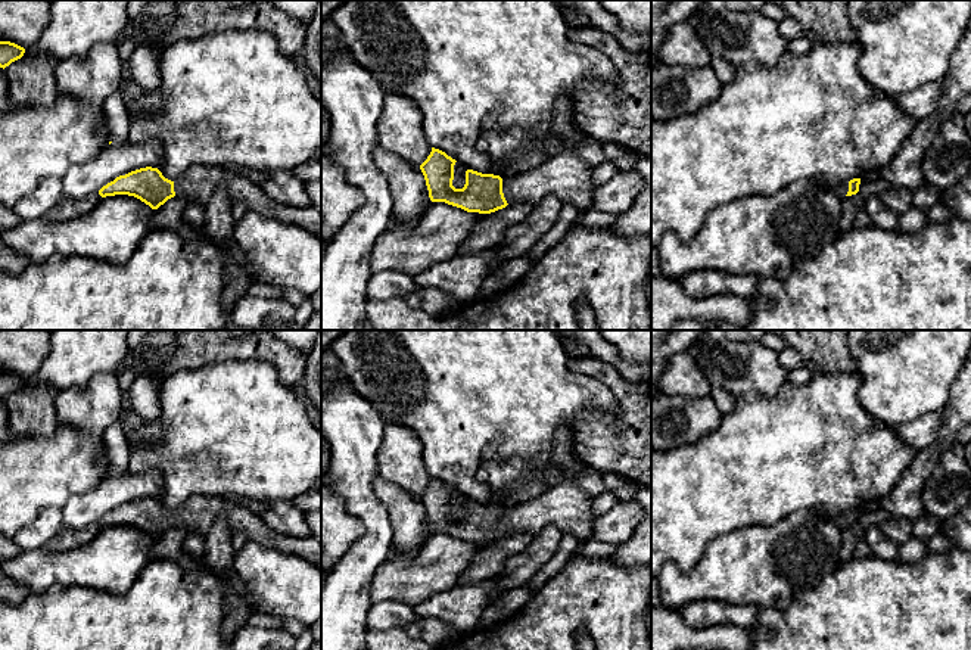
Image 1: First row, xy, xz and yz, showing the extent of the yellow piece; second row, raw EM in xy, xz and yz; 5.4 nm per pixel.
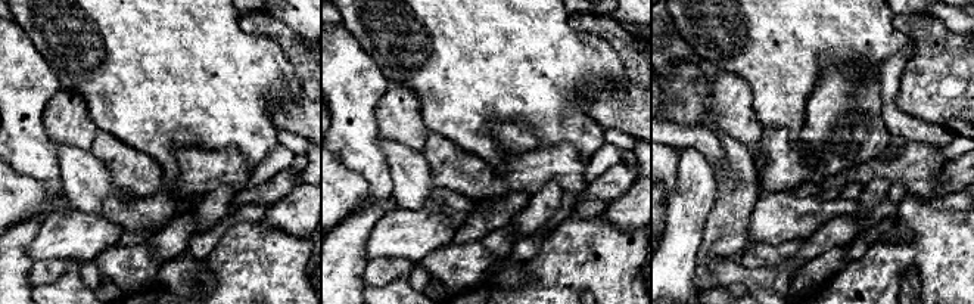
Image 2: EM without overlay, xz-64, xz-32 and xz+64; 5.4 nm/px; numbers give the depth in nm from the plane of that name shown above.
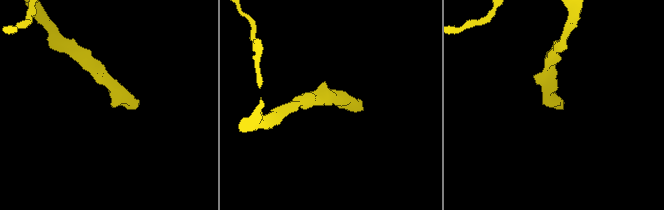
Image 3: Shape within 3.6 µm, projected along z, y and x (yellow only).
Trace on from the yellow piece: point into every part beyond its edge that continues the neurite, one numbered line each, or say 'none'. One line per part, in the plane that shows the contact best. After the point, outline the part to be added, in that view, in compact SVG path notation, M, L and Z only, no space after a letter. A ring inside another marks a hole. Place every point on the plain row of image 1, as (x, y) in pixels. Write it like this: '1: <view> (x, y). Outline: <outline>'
1: xz (568, 507). Outline: M570 482L548 488L535 500L523 501L502 511L508 535L529 534L536 537L545 526L555 526L579 541L591 538L595 520L592 500Z

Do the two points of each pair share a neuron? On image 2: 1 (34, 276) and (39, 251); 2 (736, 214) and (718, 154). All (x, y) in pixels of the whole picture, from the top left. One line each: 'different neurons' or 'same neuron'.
1: different neurons
2: different neurons

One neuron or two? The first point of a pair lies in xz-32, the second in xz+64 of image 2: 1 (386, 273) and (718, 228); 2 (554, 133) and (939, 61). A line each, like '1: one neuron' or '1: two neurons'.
1: two neurons
2: two neurons

